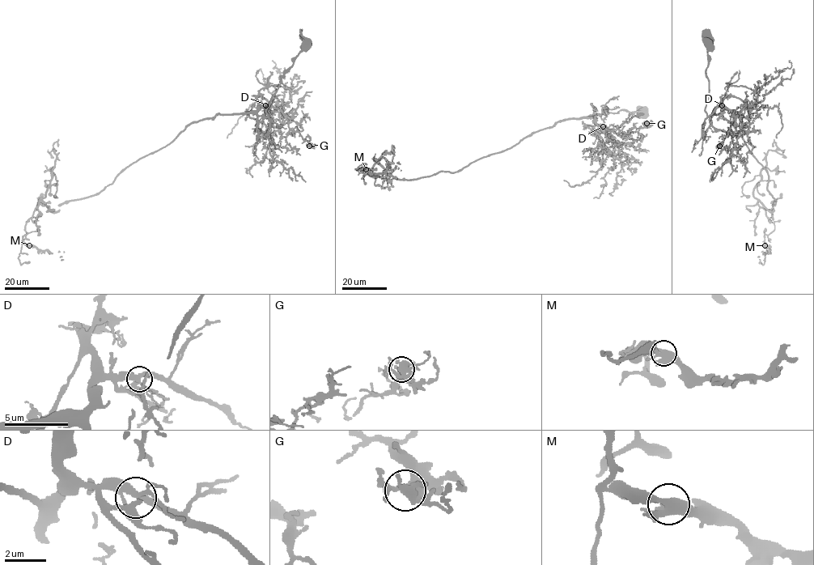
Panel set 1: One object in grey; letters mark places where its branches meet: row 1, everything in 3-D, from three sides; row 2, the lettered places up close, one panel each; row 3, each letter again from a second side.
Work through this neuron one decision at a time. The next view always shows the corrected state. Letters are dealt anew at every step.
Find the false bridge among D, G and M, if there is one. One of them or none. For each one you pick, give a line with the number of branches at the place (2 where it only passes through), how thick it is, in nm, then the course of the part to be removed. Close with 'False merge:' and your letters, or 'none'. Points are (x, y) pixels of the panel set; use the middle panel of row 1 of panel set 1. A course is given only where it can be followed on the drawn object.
M: 5 | 480 nm | (366, 169), (372, 173), (383, 173), (398, 163), (398, 169)
False merge: M

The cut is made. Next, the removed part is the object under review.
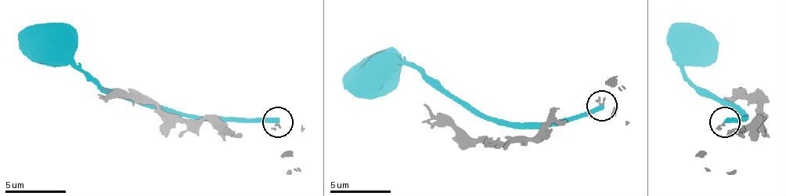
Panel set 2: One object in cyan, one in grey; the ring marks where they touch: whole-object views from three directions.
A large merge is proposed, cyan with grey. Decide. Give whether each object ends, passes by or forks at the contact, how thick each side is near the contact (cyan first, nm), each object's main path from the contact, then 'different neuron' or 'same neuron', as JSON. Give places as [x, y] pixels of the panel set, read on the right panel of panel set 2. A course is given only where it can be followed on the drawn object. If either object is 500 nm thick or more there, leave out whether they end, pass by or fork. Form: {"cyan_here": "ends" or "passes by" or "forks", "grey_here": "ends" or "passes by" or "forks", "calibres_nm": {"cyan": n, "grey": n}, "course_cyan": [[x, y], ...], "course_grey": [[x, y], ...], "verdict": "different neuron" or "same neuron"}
{"cyan_here": "ends", "grey_here": "ends", "calibres_nm": {"cyan": 360, "grey": 100}, "course_cyan": [[726, 121], [740, 118], [740, 115], [729, 103], [704, 94], [683, 72], [695, 54], [692, 41]], "course_grey": [[726, 125], [722, 128], [740, 133], [762, 115], [759, 103], [750, 97], [722, 97]], "verdict": "different neuron"}

